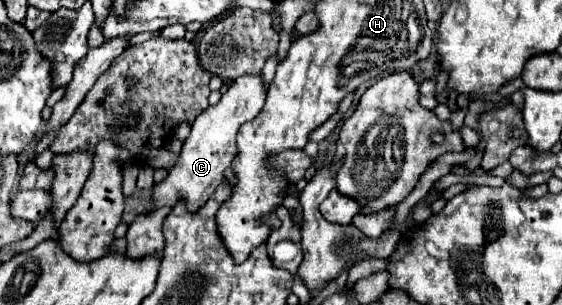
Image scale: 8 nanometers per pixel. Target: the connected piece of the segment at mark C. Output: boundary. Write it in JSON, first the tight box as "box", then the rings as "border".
{"box":[152,72,268,210],"border":[[[262,72],[258,74],[242,74],[236,78],[228,90],[222,94],[222,100],[216,106],[210,106],[202,116],[198,116],[192,124],[190,136],[184,140],[180,160],[174,168],[170,168],[168,178],[154,186],[152,200],[154,206],[174,206],[178,198],[188,202],[190,210],[198,210],[218,188],[218,184],[226,178],[226,168],[236,158],[236,134],[240,126],[252,120],[266,100],[268,88],[264,84]]]}

